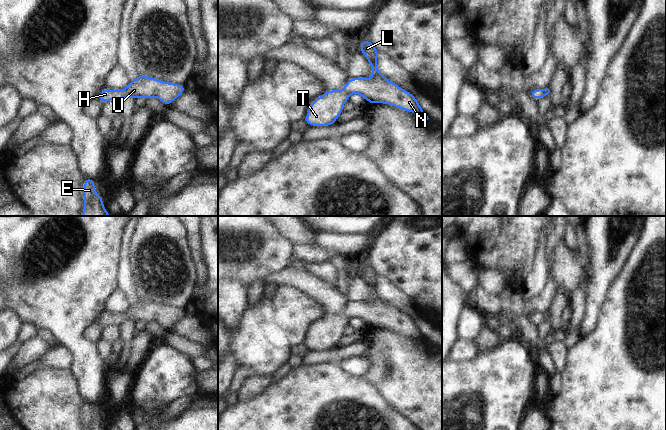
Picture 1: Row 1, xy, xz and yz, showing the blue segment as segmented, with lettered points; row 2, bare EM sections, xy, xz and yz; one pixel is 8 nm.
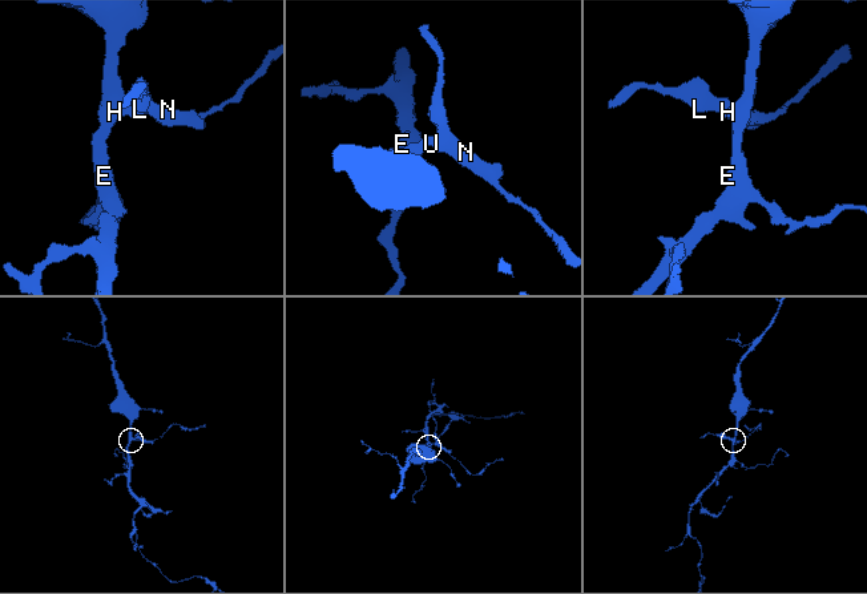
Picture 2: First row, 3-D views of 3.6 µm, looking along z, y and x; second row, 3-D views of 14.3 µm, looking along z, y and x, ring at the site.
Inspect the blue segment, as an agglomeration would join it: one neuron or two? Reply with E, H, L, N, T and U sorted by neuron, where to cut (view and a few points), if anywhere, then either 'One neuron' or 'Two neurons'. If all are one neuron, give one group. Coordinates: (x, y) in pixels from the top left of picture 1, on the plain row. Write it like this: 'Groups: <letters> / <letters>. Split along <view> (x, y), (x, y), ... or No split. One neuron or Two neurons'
Groups: E H L N T U. No split. One neuron

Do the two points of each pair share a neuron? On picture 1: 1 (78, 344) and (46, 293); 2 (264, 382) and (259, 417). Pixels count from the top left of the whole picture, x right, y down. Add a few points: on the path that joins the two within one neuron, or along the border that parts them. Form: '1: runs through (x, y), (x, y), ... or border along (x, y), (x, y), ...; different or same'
1: runs through (69, 331), (65, 312), (59, 306); same
2: border along (273, 383), (260, 394), (242, 402); different

